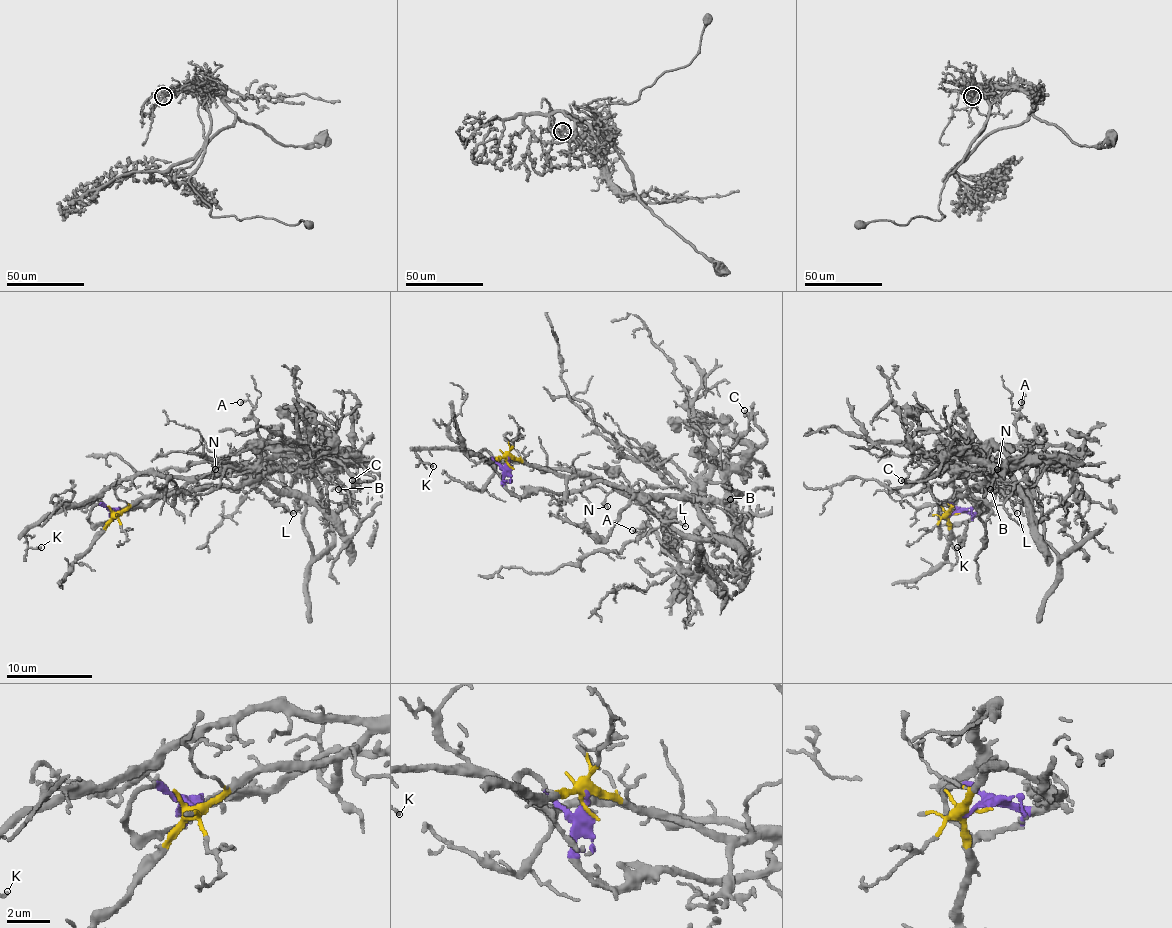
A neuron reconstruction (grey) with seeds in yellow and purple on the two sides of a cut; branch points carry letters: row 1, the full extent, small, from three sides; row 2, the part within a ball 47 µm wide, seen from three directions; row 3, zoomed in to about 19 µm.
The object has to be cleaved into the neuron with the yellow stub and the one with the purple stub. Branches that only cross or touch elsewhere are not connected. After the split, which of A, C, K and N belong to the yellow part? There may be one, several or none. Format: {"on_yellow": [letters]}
{"on_yellow": ["A", "K", "N"]}

